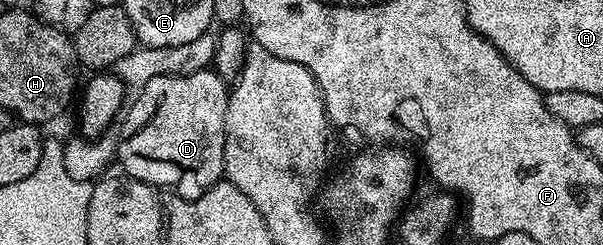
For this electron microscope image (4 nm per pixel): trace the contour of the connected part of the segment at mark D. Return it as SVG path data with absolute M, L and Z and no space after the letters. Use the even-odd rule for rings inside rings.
M206 70L182 76L157 76L140 89L137 101L121 128L116 159L134 180L154 186L177 186L184 180L198 184L198 189L212 188L225 176L225 123L229 113L227 80L216 71Z

